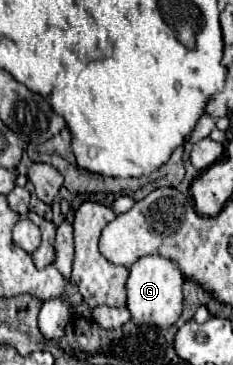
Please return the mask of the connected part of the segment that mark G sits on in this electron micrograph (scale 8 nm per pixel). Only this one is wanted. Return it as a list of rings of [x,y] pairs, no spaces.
[[[161,255],[141,257],[131,265],[127,279],[127,307],[131,311],[131,321],[157,327],[173,325],[183,309],[183,285],[185,277],[175,261]]]

